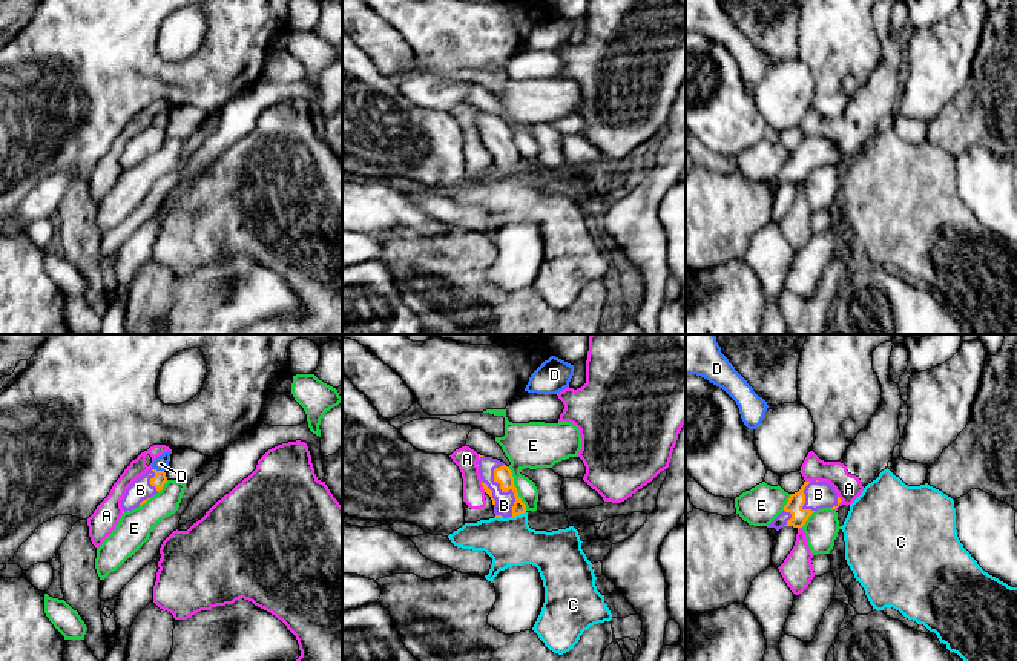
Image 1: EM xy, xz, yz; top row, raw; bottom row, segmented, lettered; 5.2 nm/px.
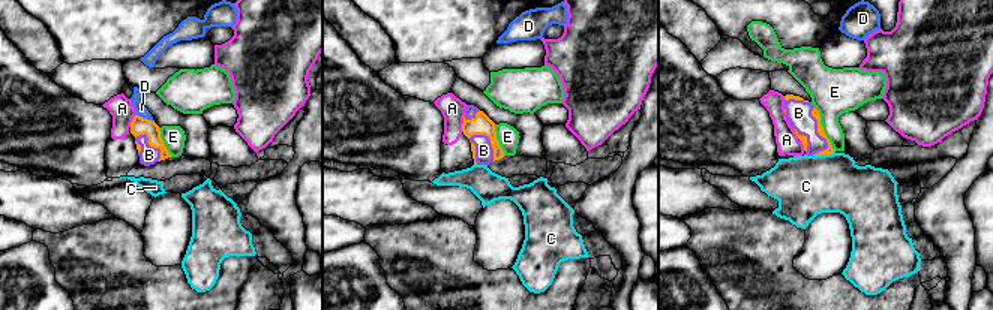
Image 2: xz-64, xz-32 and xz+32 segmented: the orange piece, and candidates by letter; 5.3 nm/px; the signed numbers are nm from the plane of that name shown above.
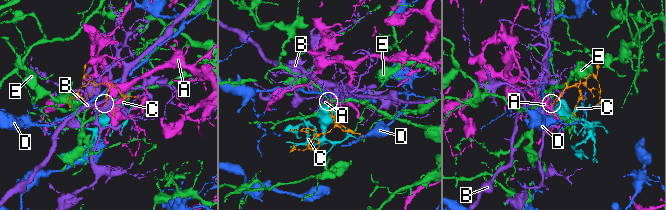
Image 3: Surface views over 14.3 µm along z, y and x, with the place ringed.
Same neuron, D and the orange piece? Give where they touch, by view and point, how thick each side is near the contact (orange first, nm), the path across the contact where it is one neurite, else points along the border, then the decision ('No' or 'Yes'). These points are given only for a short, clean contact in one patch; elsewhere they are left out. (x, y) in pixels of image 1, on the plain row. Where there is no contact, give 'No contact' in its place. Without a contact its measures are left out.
Touches orange at xy (158, 128). Thickness 70 nm (orange) against 80 nm. Boundary: xy (152, 124), (163, 128). No

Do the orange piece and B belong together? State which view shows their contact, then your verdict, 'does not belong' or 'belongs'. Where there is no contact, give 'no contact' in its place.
contact in xz; belongs

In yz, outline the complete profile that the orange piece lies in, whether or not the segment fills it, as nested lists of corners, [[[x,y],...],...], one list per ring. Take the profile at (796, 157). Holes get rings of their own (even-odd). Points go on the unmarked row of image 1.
[[[804,138],[801,146],[790,152],[784,167],[767,183],[779,187],[784,183],[802,184],[808,173],[822,164],[836,166],[842,156],[827,138]]]

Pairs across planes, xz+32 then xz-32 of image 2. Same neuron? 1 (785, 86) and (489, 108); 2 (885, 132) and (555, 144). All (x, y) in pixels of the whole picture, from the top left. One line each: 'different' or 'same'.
1: same
2: same

